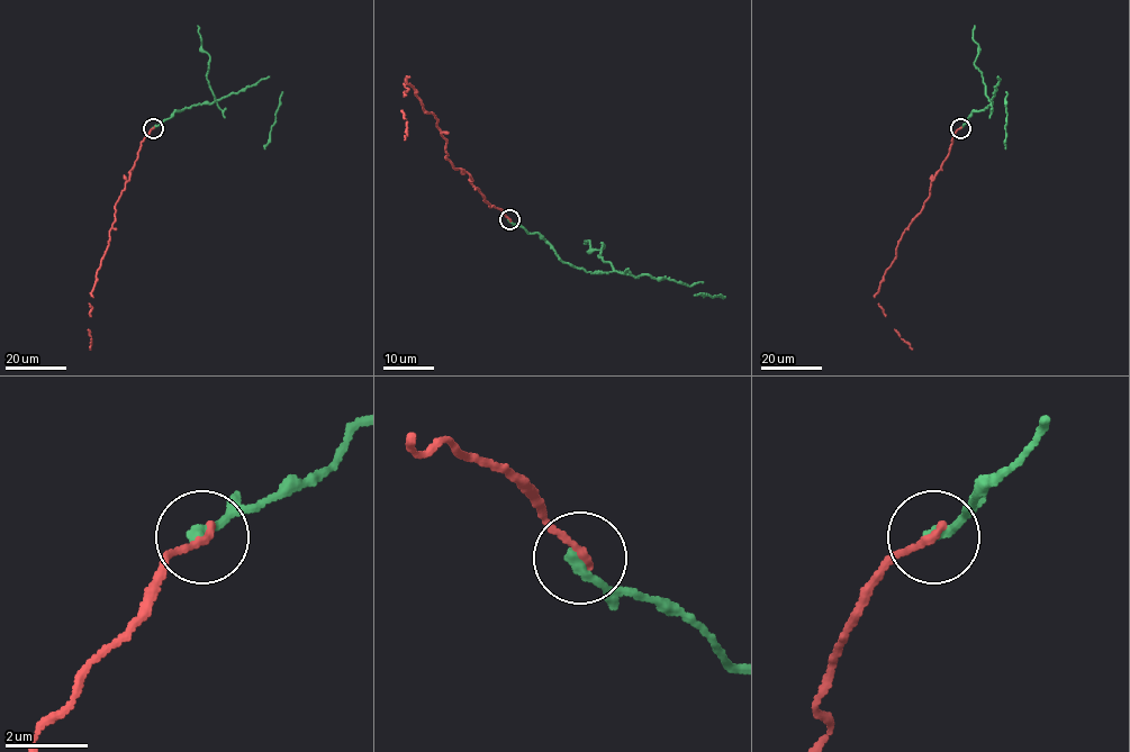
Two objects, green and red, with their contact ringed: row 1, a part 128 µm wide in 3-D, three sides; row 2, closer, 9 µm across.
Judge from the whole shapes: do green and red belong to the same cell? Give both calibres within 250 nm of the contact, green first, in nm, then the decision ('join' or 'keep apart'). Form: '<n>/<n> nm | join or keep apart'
300/200 nm | keep apart

